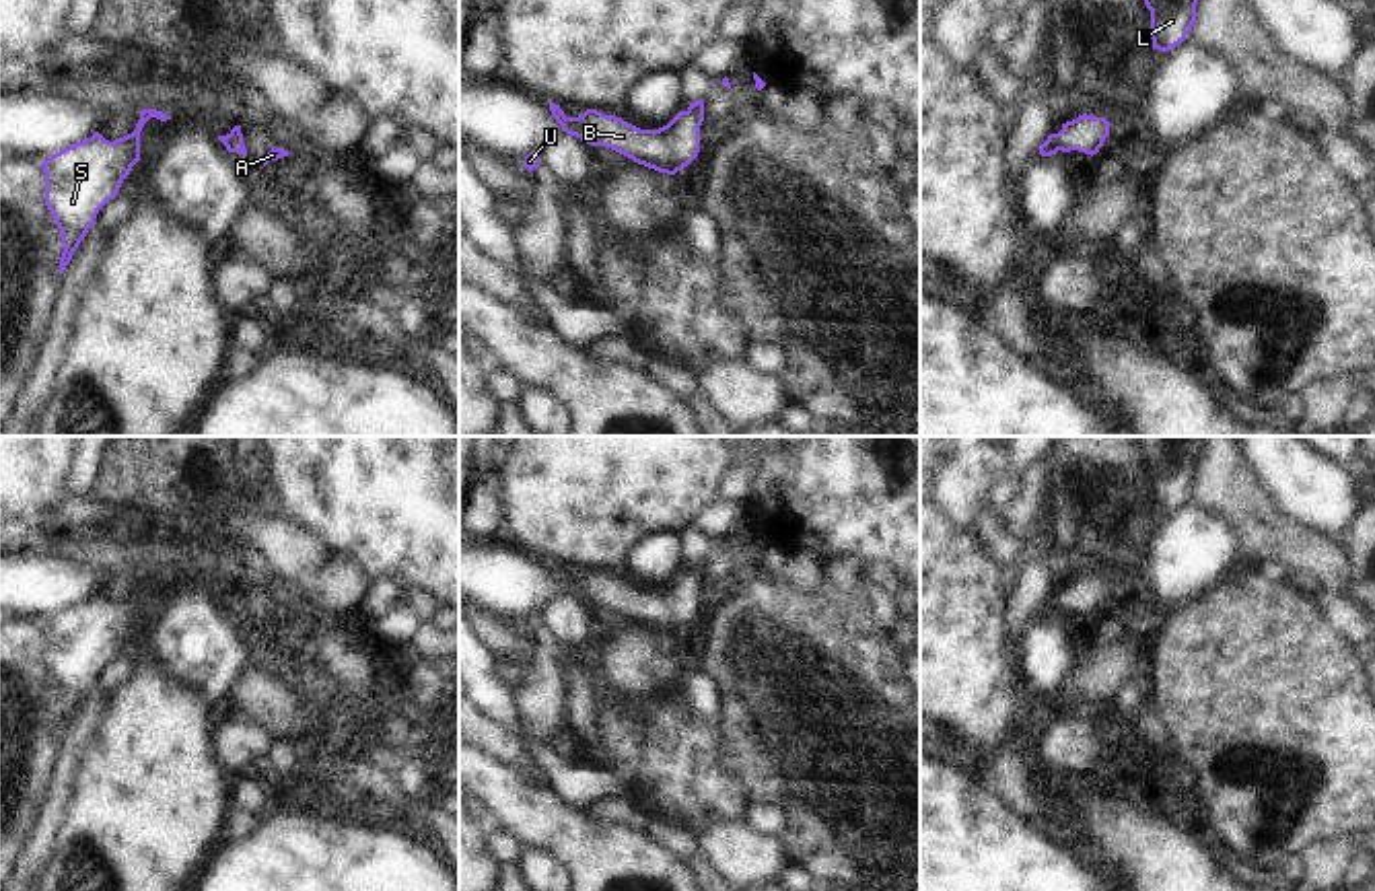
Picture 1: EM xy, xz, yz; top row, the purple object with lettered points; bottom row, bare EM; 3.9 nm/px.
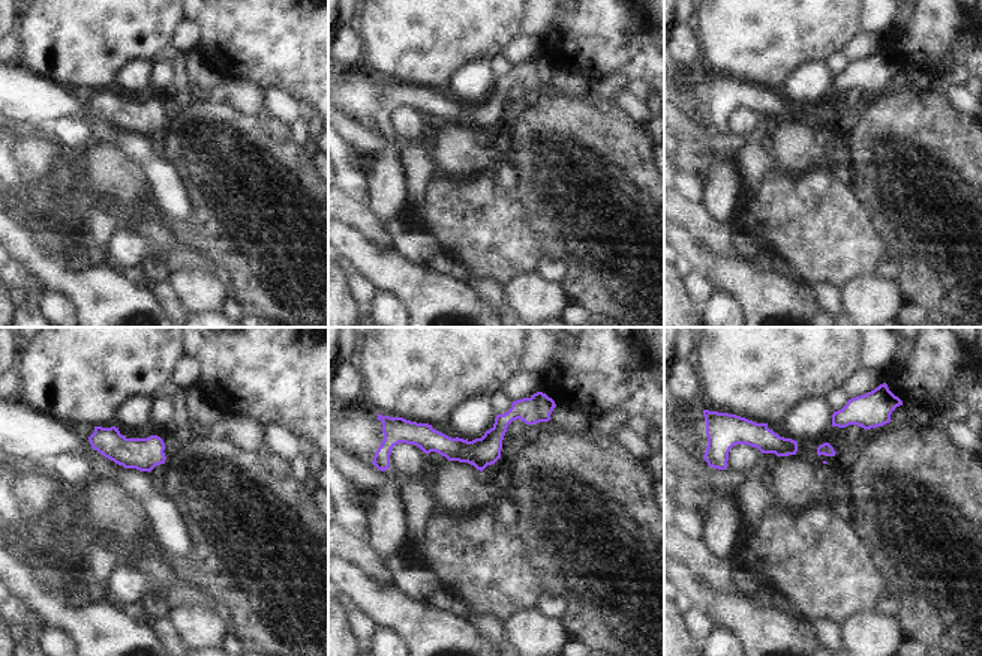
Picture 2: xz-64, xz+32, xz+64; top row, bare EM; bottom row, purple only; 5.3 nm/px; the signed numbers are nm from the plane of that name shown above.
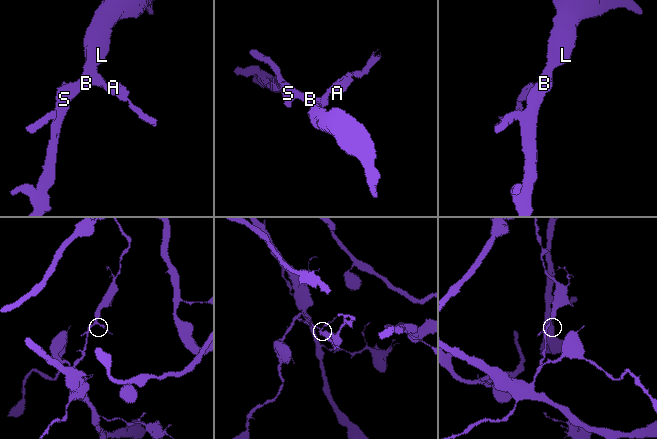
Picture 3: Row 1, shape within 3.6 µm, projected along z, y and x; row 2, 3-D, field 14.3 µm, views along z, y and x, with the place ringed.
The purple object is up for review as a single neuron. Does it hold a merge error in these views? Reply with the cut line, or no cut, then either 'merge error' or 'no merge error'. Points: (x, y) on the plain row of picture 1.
no cut | no merge error

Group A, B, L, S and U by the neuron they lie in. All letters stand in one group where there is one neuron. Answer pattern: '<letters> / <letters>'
A B L S U

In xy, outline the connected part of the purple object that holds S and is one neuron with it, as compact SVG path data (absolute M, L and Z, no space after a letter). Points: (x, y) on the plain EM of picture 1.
M142 570L132 595L109 603L95 593L41 623L45 667L62 696L60 735L95 685L99 671L117 656L124 640L140 621L140 593L150 578L169 580L163 572Z

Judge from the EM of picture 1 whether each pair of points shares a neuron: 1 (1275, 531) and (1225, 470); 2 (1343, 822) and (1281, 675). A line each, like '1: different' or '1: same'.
1: same
2: same

